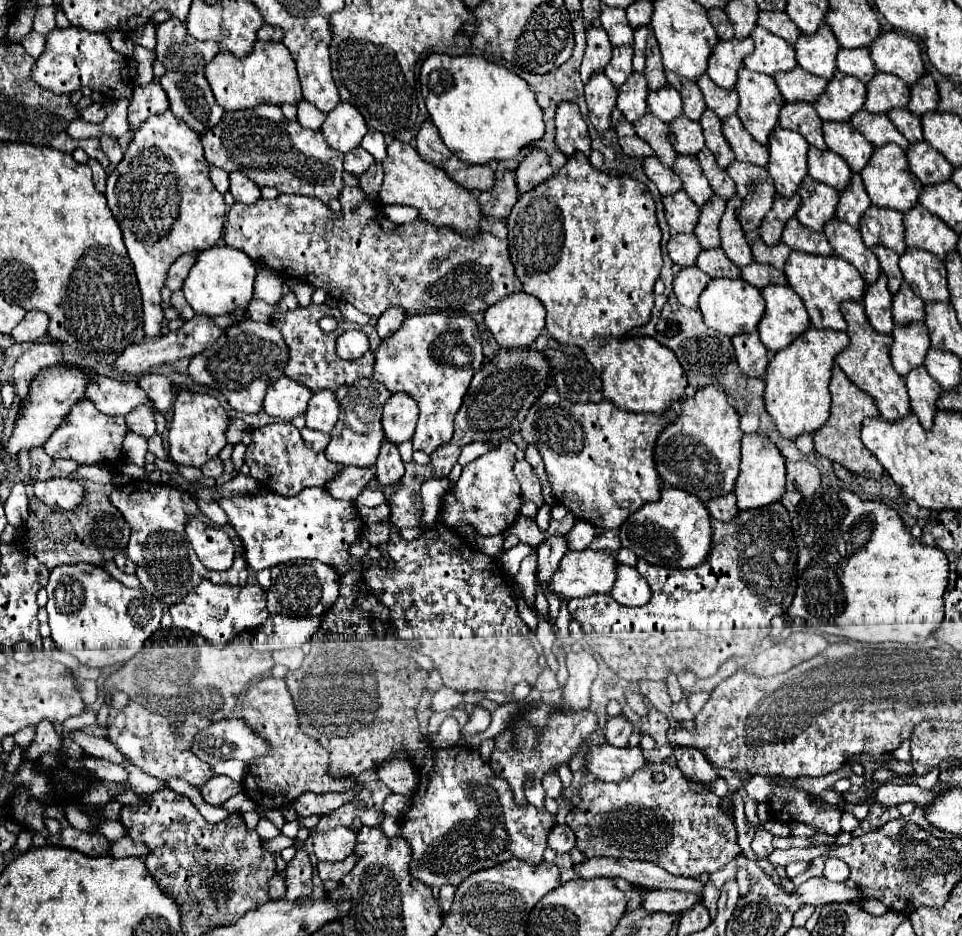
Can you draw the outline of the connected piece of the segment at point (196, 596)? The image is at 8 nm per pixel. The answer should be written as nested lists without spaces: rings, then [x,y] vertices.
[[[203,580],[195,590],[191,590],[183,602],[171,606],[171,618],[177,628],[191,630],[205,640],[209,640],[213,646],[227,646],[231,638],[239,636],[241,632],[255,630],[259,624],[263,624],[269,616],[267,612],[267,596],[265,590],[257,584],[245,584],[245,586],[217,586],[209,580]]]

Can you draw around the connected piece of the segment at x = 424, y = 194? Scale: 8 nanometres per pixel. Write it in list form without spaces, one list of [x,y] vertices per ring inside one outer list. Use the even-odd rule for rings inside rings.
[[[393,140],[387,146],[387,158],[383,160],[383,170],[385,170],[385,180],[379,194],[381,204],[411,206],[419,212],[421,220],[431,222],[437,228],[449,226],[461,236],[467,238],[479,236],[483,214],[479,210],[477,198],[469,190],[463,190],[463,186],[459,186],[457,182],[451,182],[451,178],[447,178],[443,170],[425,162],[411,144]]]

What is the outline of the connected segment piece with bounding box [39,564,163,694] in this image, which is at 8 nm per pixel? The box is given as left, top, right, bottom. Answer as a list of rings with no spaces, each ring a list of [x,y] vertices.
[[[67,564],[53,568],[47,584],[47,594],[47,614],[51,626],[51,637],[48,638],[55,640],[57,648],[55,652],[47,654],[43,650],[45,638],[41,638],[39,650],[45,658],[71,670],[79,694],[85,692],[85,686],[77,683],[78,680],[89,680],[75,676],[75,670],[79,666],[93,666],[101,670],[105,666],[125,664],[159,628],[159,620],[163,614],[161,602],[157,598],[151,598],[147,590],[127,588],[95,564]]]

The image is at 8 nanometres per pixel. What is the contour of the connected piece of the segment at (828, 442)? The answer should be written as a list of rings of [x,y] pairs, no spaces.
[[[833,366],[833,370],[831,370],[829,392],[831,392],[831,414],[829,414],[829,420],[819,430],[813,432],[815,450],[821,456],[829,458],[831,462],[839,462],[841,466],[845,466],[853,474],[879,480],[883,476],[883,468],[879,466],[875,456],[869,454],[869,450],[863,446],[861,436],[859,436],[861,422],[865,418],[879,416],[879,410],[877,410],[873,398],[869,394],[863,394],[863,390],[859,390],[855,384],[851,384],[851,380],[837,366]]]

